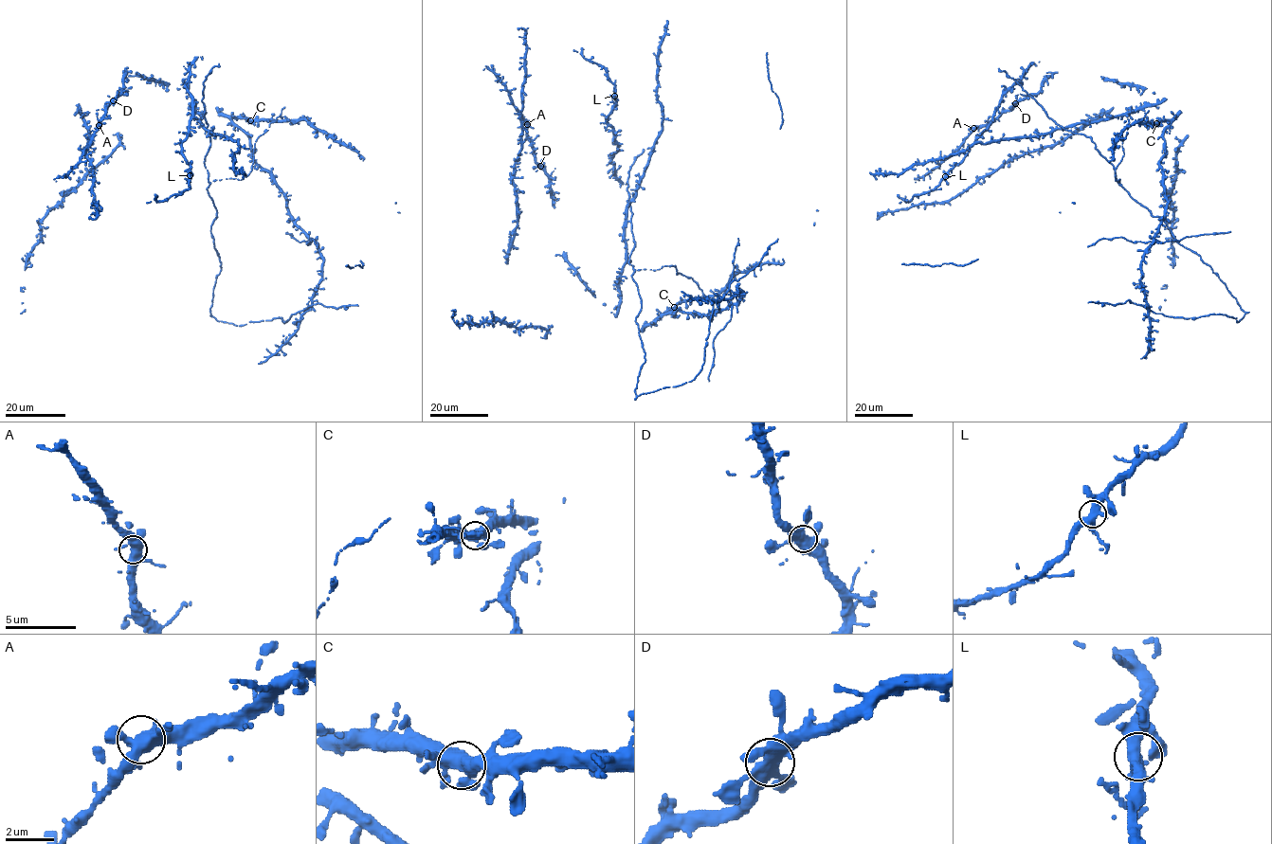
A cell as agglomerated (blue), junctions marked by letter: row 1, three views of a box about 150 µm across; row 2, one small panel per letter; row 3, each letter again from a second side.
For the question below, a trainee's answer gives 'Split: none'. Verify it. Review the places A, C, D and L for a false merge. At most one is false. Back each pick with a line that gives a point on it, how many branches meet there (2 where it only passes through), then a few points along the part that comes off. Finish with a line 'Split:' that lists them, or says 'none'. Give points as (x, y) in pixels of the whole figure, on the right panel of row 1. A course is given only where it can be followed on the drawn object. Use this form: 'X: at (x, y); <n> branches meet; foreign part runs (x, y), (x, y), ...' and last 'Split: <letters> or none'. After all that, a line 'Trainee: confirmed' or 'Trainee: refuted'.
Split: none
Trainee: confirmed

